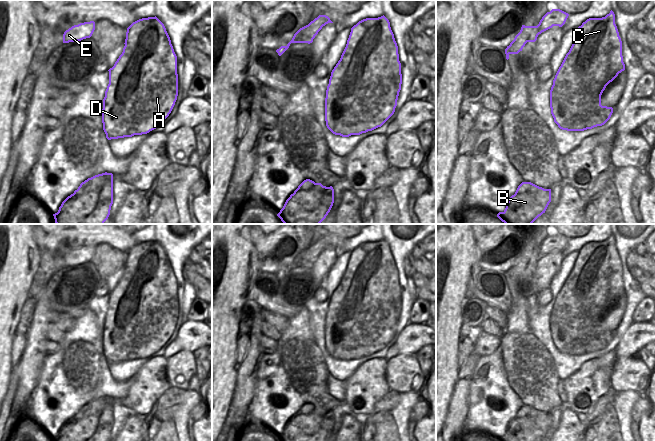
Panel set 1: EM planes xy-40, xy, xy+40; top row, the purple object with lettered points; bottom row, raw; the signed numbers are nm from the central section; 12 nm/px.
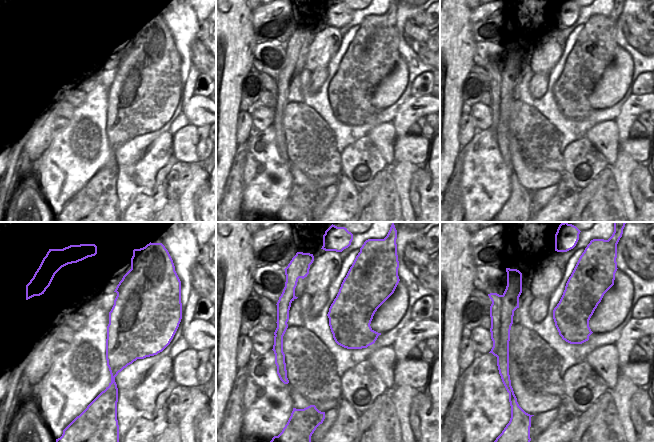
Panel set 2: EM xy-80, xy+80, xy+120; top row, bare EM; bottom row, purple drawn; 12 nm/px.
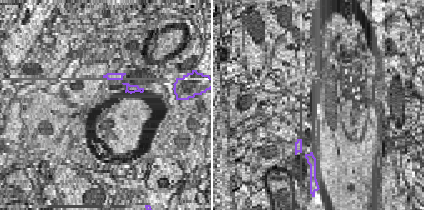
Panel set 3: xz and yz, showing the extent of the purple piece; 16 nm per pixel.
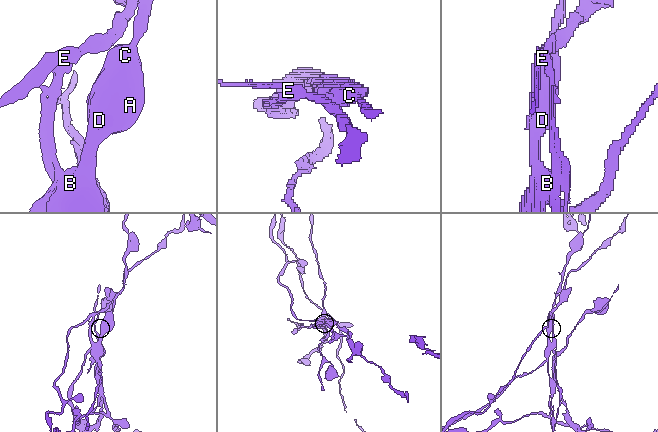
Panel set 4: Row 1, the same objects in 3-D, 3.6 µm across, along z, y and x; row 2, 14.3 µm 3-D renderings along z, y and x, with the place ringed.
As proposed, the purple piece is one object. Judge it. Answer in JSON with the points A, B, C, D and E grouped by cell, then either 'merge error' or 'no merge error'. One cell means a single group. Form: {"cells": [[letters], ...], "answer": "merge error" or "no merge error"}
{"cells": [["A", "B", "C", "D"], ["E"]], "answer": "merge error"}

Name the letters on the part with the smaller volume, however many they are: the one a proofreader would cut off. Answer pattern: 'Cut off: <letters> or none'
Cut off: E

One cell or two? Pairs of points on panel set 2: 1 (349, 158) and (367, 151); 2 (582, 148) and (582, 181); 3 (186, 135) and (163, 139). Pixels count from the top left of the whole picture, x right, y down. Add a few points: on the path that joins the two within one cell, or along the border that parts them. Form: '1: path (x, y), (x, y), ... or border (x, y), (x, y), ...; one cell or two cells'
1: path (353, 158), (360, 158), (363, 155); one cell
2: path (582, 156), (582, 173); one cell
3: border (172, 135), (173, 155); two cells

